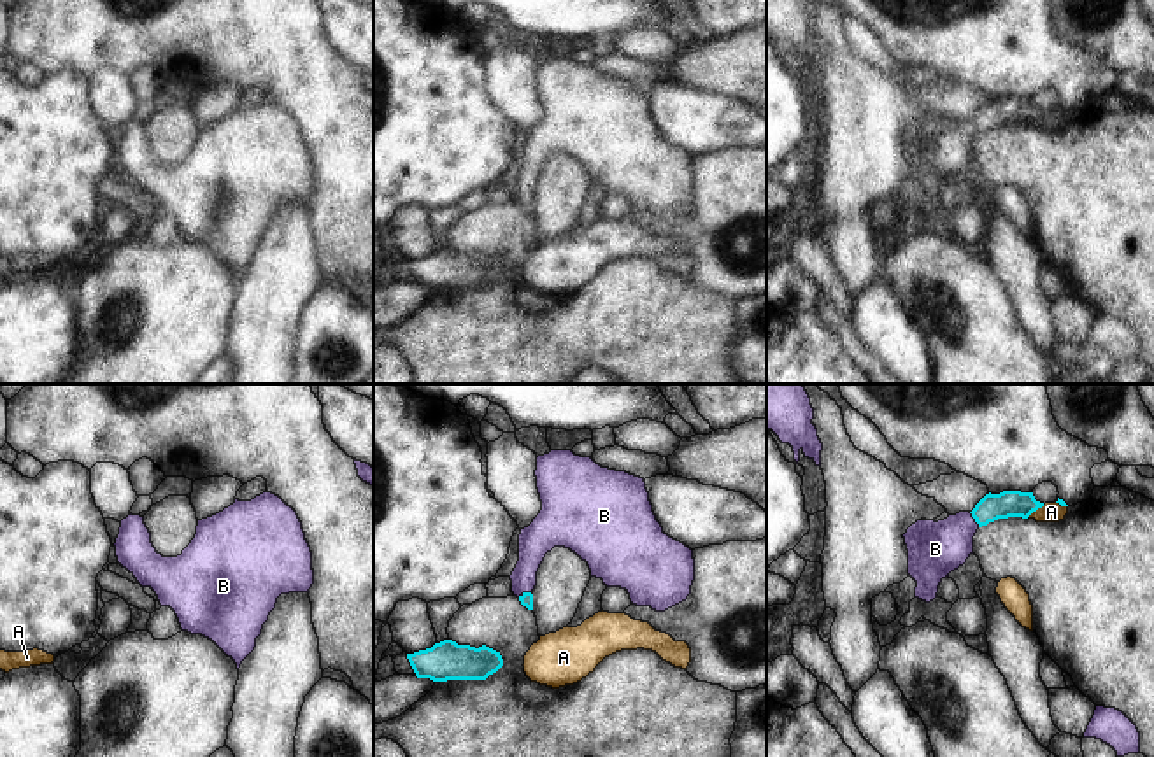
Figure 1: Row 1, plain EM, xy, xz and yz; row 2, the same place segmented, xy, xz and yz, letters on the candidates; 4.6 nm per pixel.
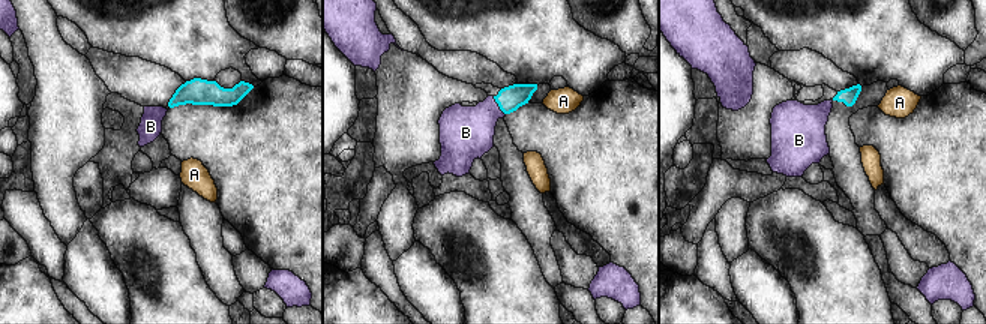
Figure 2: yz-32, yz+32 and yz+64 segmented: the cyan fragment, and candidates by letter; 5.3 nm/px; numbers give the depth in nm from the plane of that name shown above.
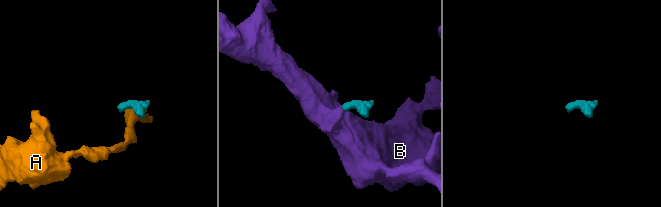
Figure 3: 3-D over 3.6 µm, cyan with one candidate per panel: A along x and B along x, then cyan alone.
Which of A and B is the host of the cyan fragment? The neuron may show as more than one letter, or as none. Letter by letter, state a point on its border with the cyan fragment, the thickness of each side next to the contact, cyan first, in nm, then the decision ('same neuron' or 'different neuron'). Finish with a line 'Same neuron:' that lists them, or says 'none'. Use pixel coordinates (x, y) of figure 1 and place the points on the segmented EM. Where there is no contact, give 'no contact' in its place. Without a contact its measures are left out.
A: meets cyan in yz at (1035, 510); 130 nm thick on the cyan side, 100 nm on the other; different neuron
B: meets cyan in yz at (974, 517); 130 nm thick on the cyan side, 260 nm on the other; same neuron
Same neuron: B

